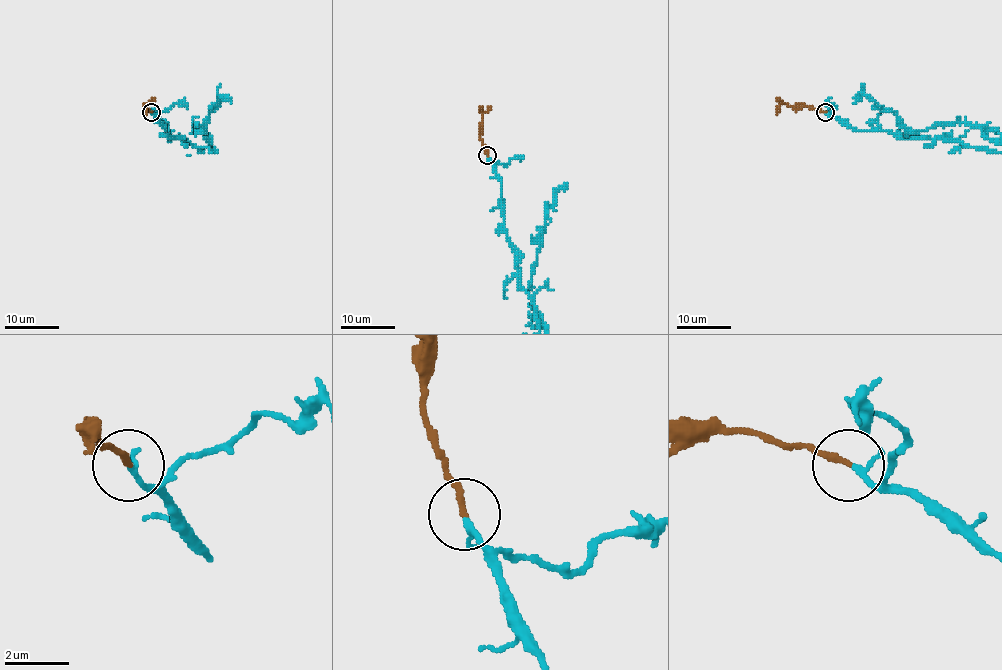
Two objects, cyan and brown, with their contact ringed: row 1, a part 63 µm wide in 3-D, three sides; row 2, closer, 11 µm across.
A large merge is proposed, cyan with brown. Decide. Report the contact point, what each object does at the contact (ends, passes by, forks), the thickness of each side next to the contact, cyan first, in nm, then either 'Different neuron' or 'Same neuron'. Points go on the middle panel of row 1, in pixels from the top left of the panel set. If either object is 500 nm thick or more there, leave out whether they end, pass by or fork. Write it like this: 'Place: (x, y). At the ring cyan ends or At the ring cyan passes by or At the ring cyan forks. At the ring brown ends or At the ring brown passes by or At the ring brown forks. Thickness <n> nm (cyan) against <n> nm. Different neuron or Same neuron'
Place: (487, 155). At the ring cyan passes by. At the ring brown ends. Thickness 130 nm (cyan) against 180 nm. Same neuron

